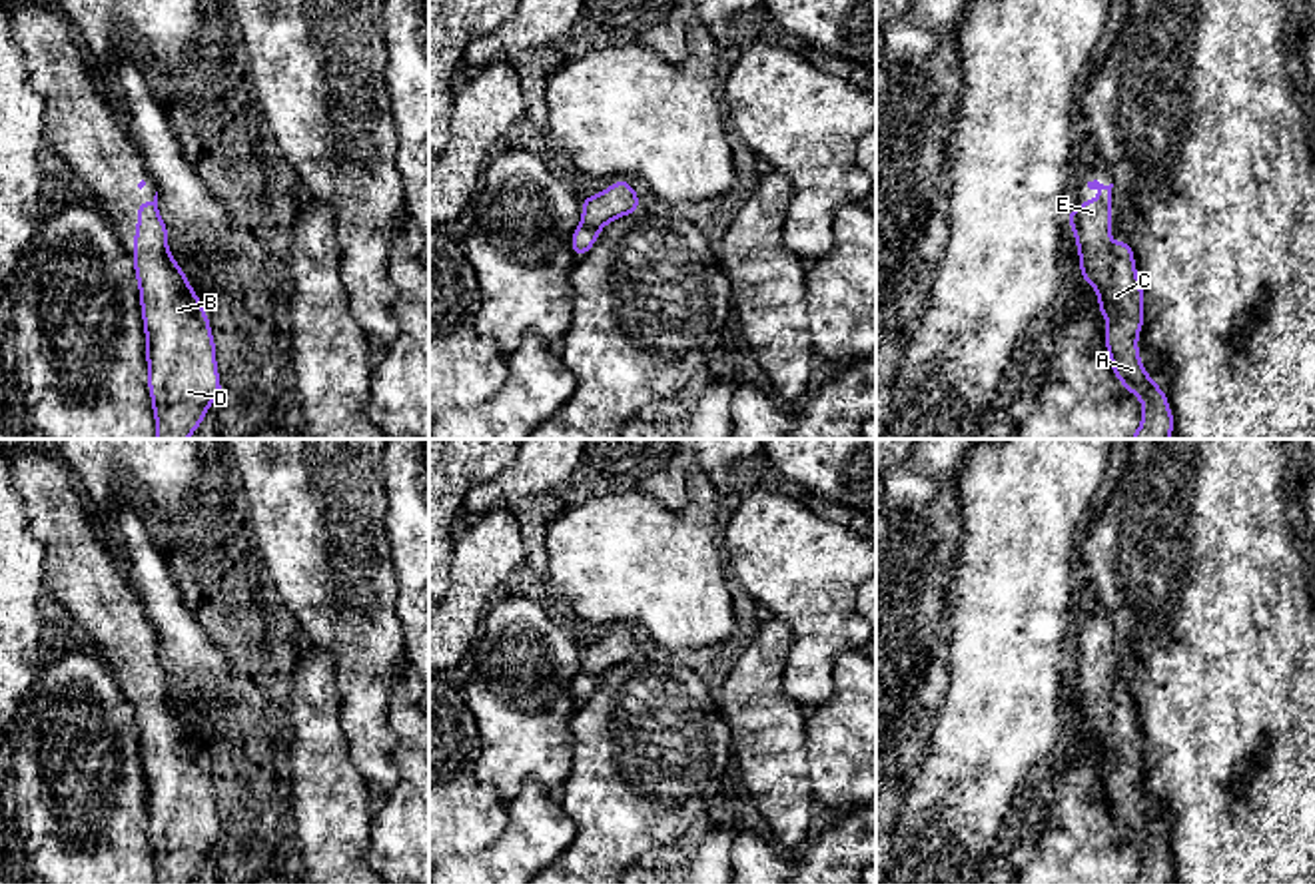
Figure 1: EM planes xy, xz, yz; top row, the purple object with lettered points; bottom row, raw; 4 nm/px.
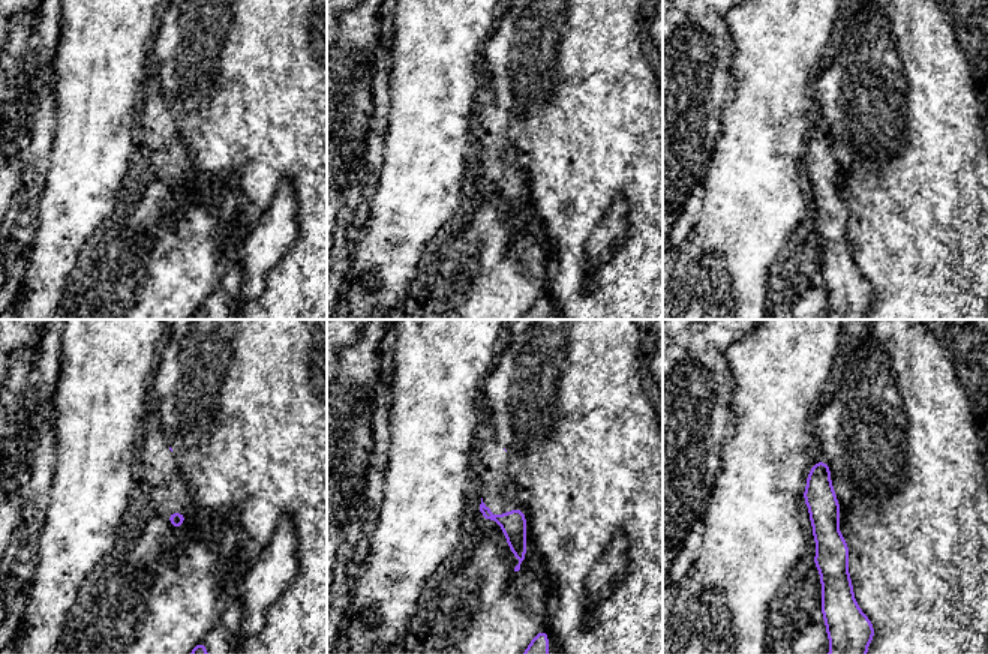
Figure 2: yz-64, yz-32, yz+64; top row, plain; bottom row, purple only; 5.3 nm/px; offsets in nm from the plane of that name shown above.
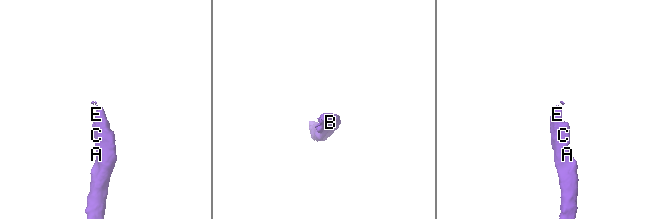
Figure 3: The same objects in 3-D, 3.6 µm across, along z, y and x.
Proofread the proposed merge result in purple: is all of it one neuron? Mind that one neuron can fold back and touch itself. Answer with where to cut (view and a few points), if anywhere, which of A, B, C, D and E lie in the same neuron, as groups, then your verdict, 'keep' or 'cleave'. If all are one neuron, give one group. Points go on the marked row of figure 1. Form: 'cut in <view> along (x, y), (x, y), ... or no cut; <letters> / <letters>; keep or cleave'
no cut; A B C D E; keep

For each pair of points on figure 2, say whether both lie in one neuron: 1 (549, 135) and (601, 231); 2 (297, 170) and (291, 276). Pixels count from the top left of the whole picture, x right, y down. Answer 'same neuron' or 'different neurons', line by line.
1: different neurons
2: same neuron

